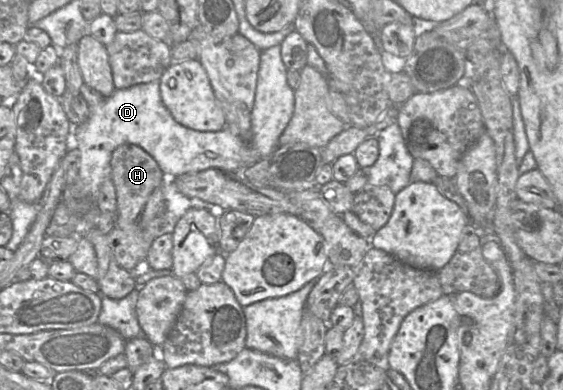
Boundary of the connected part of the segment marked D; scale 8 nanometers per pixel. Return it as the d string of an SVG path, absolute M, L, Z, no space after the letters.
M281 45L261 51L255 101L251 111L250 141L244 141L229 128L203 132L179 124L161 99L159 81L116 89L103 102L91 106L88 120L74 126L71 131L69 150L78 148L80 151L79 176L93 200L93 207L84 216L77 217L71 215L60 201L50 224L71 225L76 237L86 236L90 229L96 227L96 221L101 214L97 206L100 186L107 179L111 179L112 153L123 144L135 144L144 149L155 159L167 178L210 168L242 171L268 157L279 146L279 138L294 112L295 90L287 82L287 71L281 57Z

